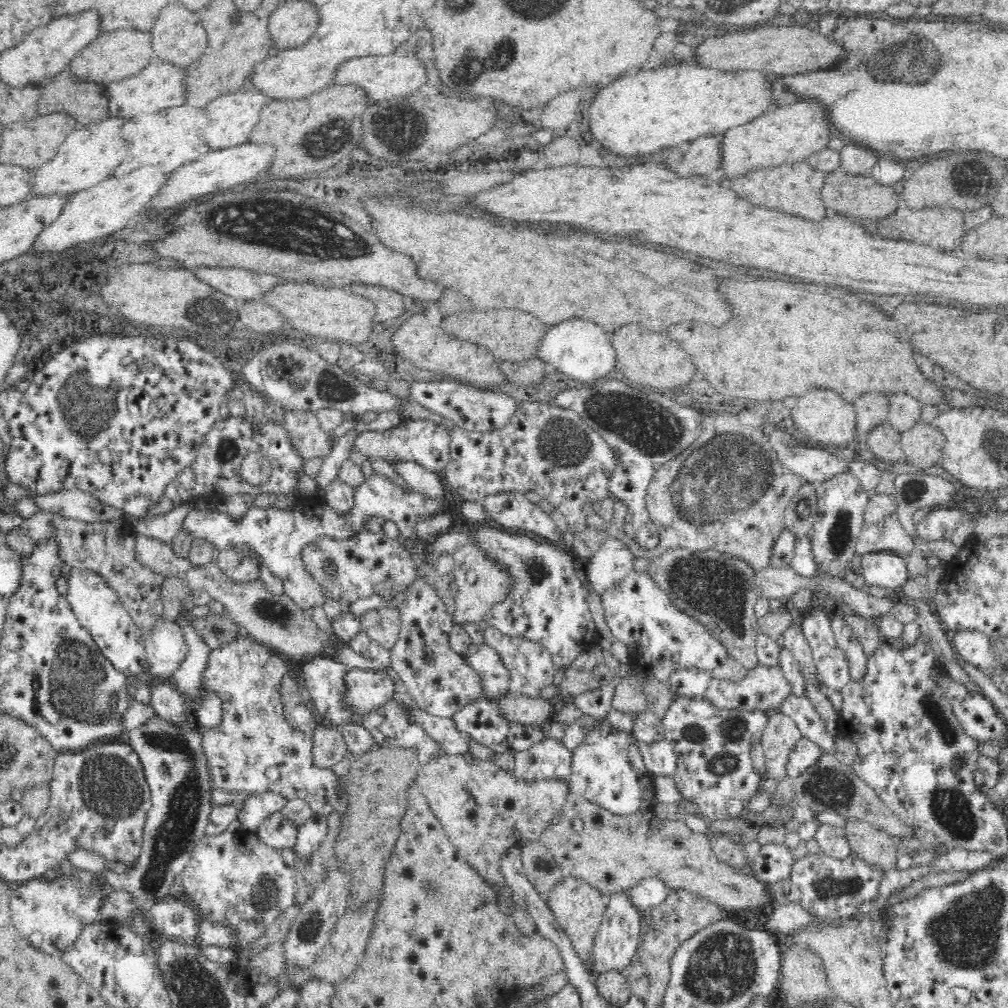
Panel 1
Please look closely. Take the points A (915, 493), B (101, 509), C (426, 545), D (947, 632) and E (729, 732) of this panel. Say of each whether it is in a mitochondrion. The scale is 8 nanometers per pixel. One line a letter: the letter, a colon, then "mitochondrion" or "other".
A: mitochondrion
B: other
C: other
D: other
E: mitochondrion

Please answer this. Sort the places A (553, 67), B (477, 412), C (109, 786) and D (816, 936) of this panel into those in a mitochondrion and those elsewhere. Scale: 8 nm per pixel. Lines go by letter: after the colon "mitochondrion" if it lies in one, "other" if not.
A: other
B: other
C: mitochondrion
D: other

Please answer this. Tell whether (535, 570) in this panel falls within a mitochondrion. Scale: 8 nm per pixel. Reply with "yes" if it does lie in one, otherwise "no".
yes

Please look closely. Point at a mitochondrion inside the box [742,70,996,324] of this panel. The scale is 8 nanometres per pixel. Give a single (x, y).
(888, 90)

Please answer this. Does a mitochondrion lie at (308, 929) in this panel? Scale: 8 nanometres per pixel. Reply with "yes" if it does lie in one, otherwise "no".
yes

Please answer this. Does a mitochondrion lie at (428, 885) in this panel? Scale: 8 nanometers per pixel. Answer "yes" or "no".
yes

